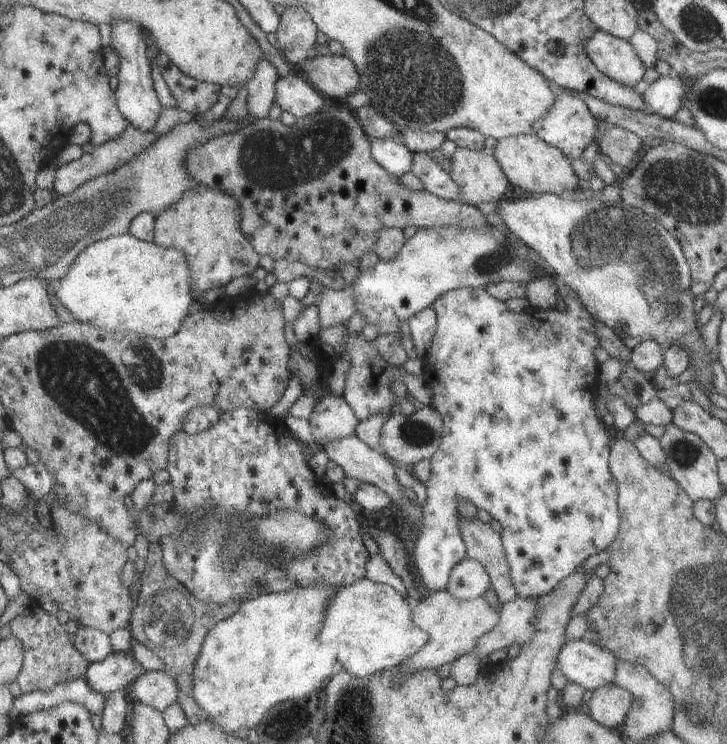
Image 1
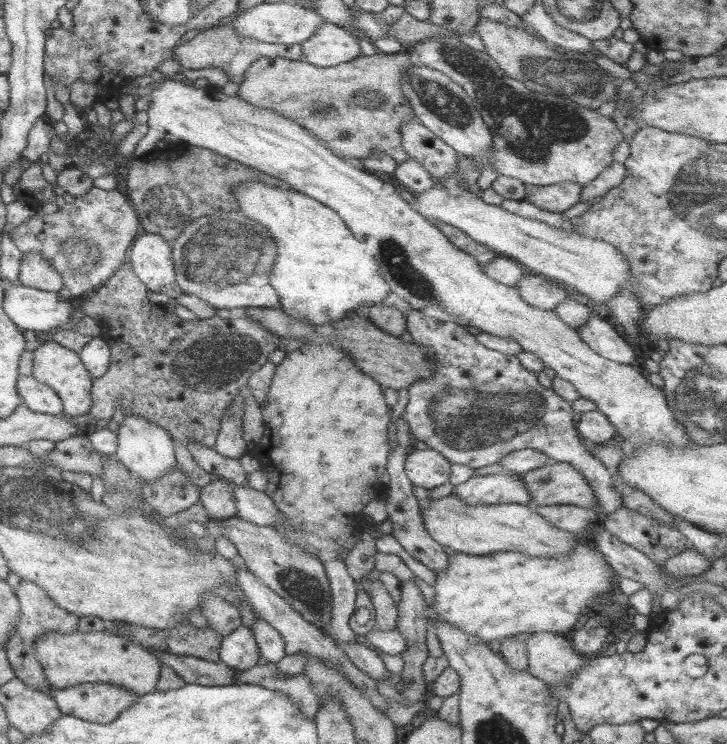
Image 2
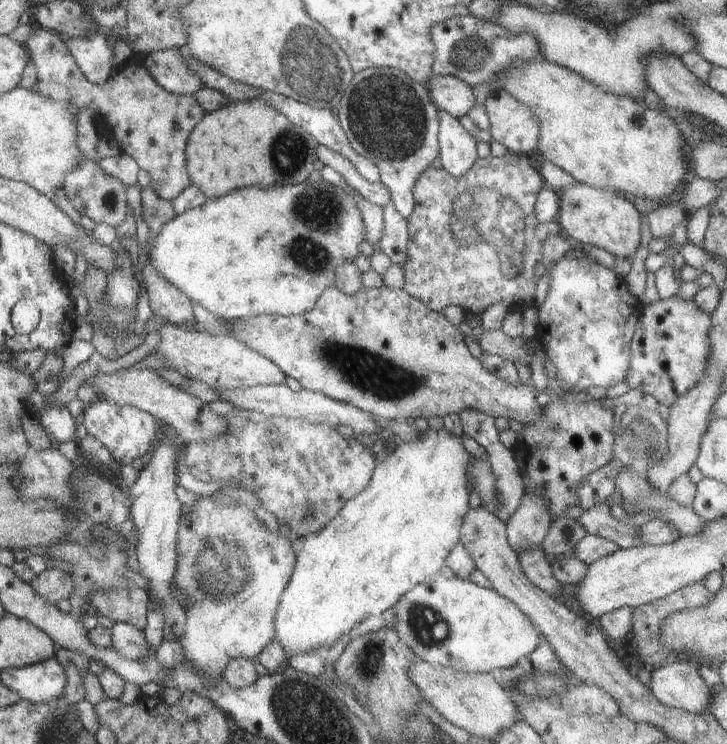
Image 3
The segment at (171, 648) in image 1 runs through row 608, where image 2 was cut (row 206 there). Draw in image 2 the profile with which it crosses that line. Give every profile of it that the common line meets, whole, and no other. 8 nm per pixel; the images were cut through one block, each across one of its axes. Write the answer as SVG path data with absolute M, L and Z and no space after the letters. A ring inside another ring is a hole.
M184 141L170 143L163 149L155 148L141 157L131 157L128 167L129 172L126 178L128 200L137 212L142 232L159 234L166 242L178 238L185 226L197 218L214 214L217 210L238 211L239 206L233 191L238 185L248 181L258 181L268 186L277 186L279 189L289 188L286 181L274 178L270 174L236 162L217 152L189 145Z

